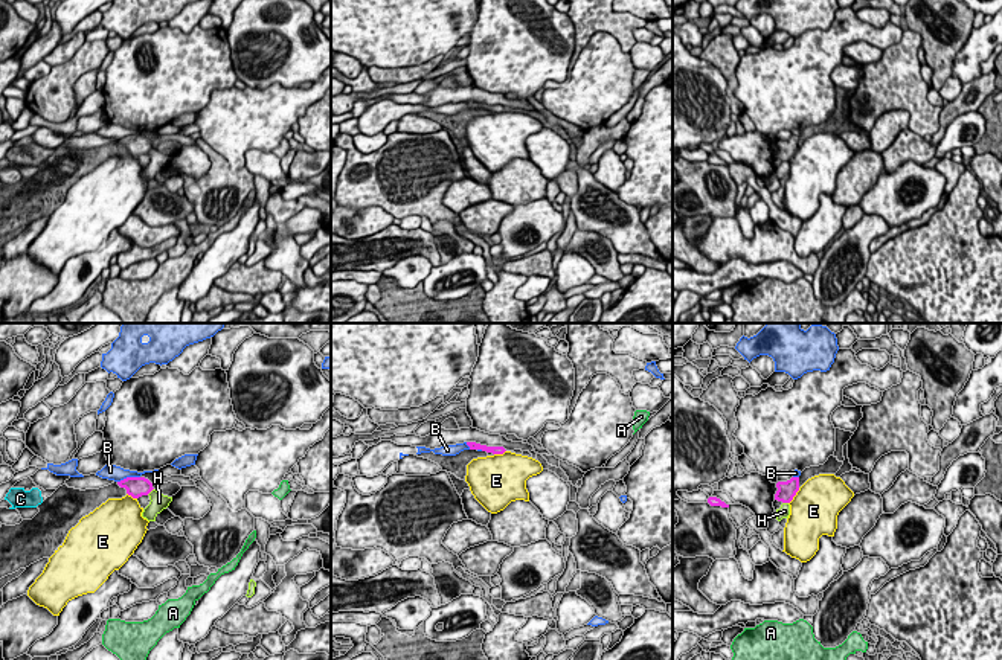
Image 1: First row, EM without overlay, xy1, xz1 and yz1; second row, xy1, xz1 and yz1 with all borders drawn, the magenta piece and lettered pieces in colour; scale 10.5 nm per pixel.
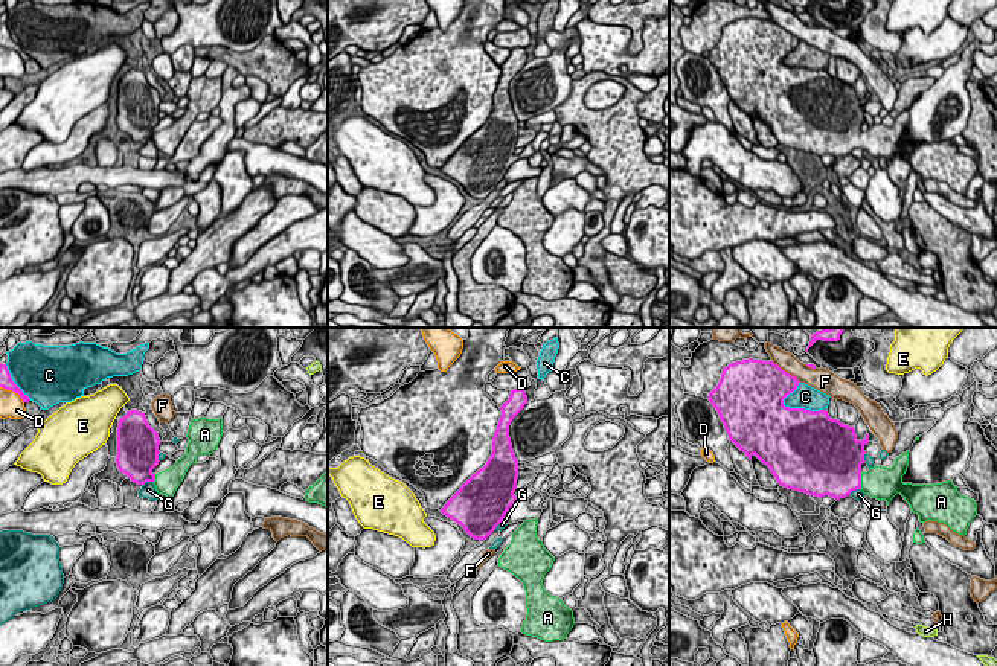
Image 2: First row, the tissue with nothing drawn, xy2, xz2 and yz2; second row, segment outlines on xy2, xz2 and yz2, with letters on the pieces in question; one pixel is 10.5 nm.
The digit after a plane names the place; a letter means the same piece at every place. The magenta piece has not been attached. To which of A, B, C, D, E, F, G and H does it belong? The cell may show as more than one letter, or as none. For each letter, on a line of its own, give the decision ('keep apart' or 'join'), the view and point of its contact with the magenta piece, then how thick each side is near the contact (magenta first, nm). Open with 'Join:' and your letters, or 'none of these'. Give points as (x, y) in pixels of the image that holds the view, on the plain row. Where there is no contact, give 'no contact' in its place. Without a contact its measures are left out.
Join: A
A: join; contact yz2 (860, 139); calibres 480 and 360 nm
B: keep apart; contact xy1 (128, 136); calibres 220 and 160 nm
C: keep apart; contact yz2 (801, 67); calibres 500 and 260 nm
D: keep apart; contact xy2 (14, 49); calibres 130 and 260 nm
E: keep apart; contact yz1 (795, 153); calibres 190 and 500 nm
F: keep apart; contact yz2 (785, 31); calibres 480 and 200 nm
G: keep apart; contact xy2 (148, 139); calibres 380 and 160 nm
H: keep apart; contact xy1 (150, 150); calibres 220 and 190 nm

